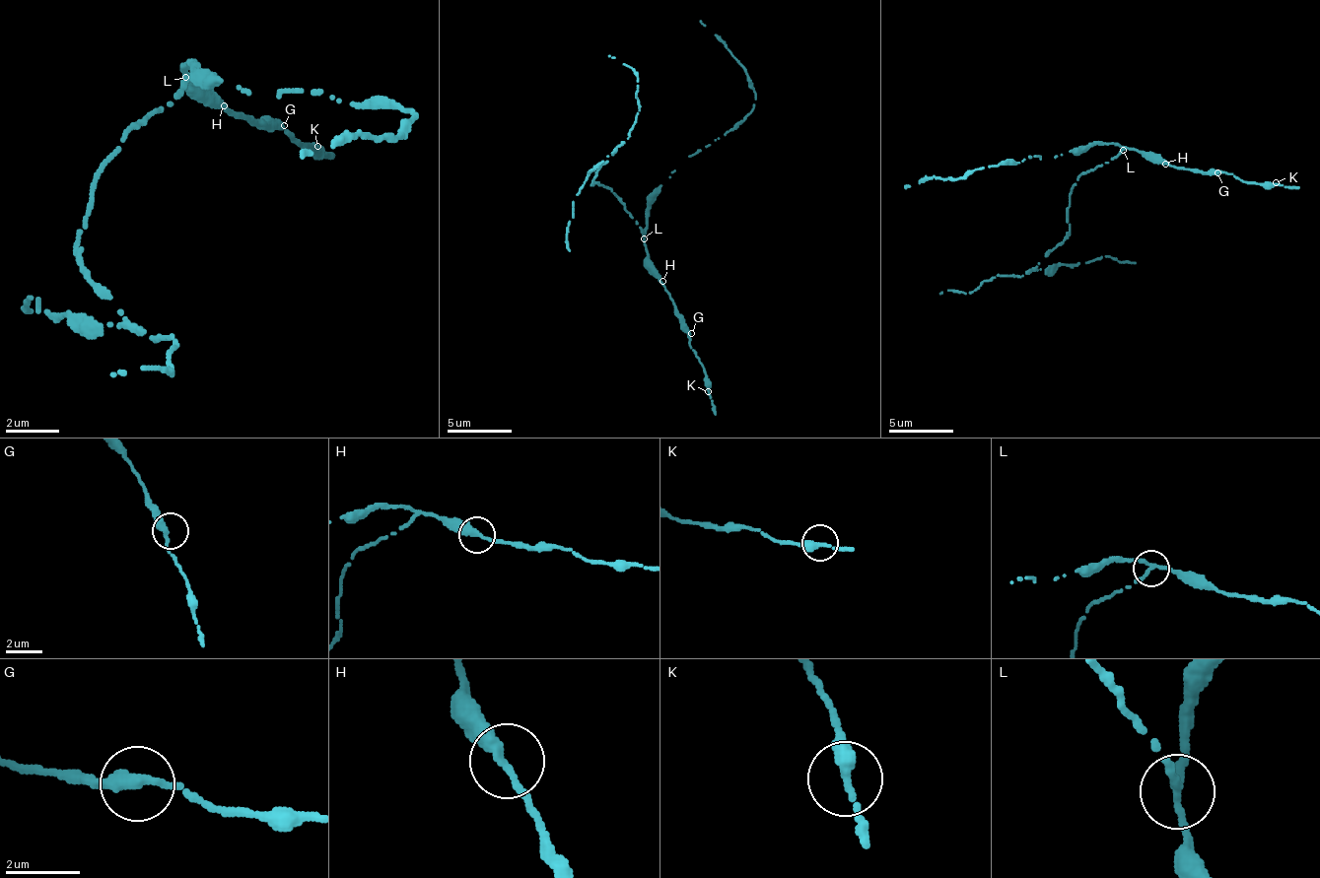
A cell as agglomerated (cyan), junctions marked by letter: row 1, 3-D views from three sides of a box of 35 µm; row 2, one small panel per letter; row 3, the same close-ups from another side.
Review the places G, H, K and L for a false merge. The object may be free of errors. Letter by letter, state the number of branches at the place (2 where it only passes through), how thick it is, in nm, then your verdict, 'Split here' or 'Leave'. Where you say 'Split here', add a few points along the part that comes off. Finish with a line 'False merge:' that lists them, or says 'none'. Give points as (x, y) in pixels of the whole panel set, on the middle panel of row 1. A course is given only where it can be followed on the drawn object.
G: Branches: 2. Thickness 300 nm. Leave
H: Branches: 2. Thickness 280 nm. Leave
K: Branches: 2. Thickness 300 nm. Leave
L: Branches: 2. Thickness 280 nm. Split here. Course of the part to remove: (643, 239), (643, 230), (624, 204), (604, 184), (591, 184), (611, 152), (572, 200), (569, 252)
False merge: L

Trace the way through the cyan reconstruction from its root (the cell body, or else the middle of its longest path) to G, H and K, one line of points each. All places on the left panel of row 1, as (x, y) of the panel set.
G: (183, 72), (196, 86), (203, 86), (230, 112), (237, 112), (256, 125), (284, 125)
H: (183, 72), (196, 86), (203, 86), (224, 105)
K: (183, 72), (196, 86), (203, 86), (230, 112), (237, 112), (256, 125), (277, 125), (297, 146), (317, 146)

